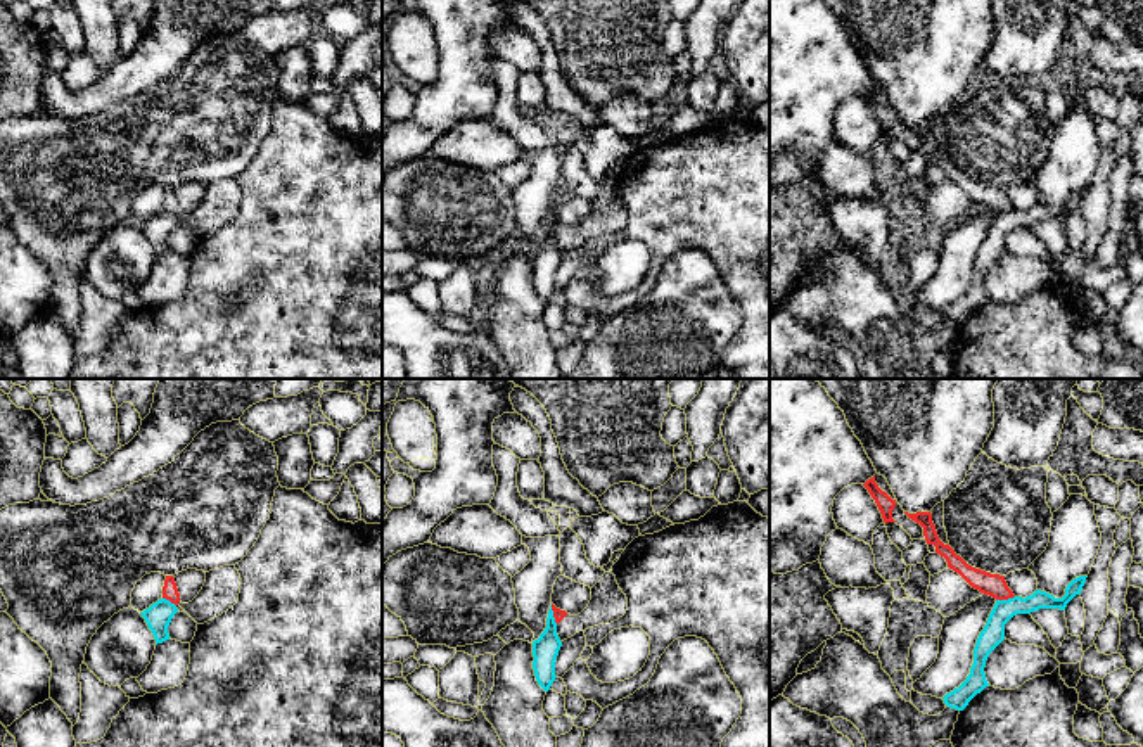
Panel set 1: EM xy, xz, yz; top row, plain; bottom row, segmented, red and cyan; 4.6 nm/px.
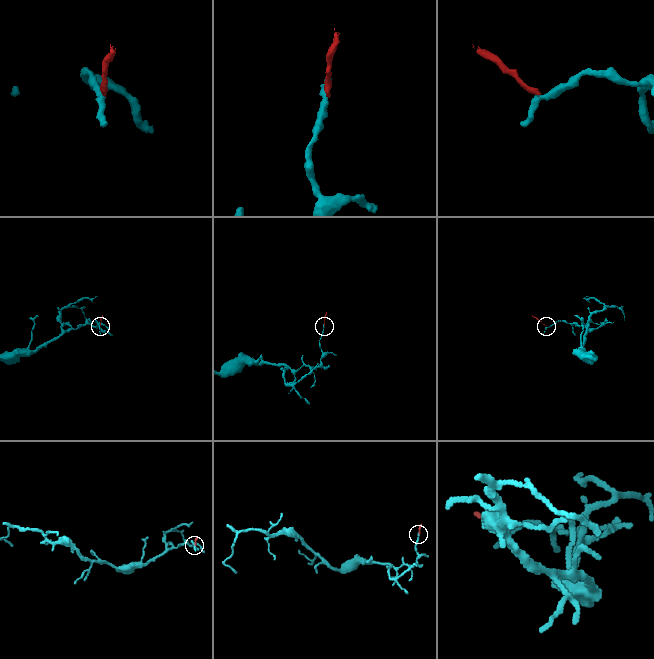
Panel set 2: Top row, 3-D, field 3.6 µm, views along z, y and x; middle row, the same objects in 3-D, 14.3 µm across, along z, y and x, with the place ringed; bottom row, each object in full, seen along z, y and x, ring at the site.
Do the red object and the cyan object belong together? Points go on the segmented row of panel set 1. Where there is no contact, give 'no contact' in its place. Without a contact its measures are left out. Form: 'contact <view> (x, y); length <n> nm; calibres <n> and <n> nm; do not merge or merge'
contact yz (1005, 599); length 90 nm; calibres 110 and 110 nm; do not merge

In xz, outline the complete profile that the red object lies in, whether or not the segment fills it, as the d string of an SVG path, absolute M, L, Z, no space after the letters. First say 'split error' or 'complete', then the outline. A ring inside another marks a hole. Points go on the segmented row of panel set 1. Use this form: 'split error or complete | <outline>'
split error | M609 571L591 588L591 600L581 614L571 616L553 603L552 610L557 622L557 635L564 642L579 631L598 624L610 624L623 617L628 610L628 598L619 588L616 576Z

